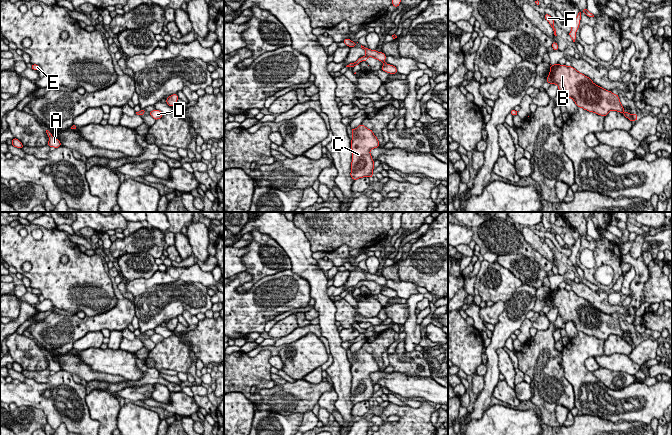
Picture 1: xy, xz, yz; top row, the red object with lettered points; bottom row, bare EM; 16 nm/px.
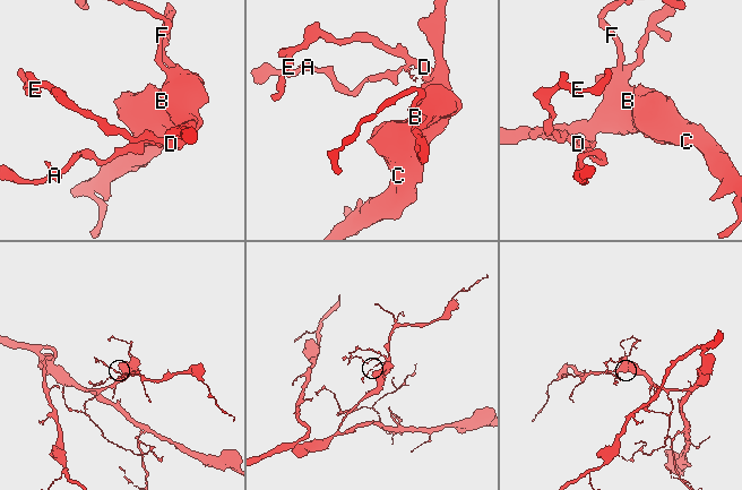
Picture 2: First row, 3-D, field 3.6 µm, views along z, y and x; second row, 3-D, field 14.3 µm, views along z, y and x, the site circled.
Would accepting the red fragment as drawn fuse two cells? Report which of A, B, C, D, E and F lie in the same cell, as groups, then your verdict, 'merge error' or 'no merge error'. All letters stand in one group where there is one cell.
A / B C D E F; merge error

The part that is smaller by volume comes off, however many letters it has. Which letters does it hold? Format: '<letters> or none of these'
A

